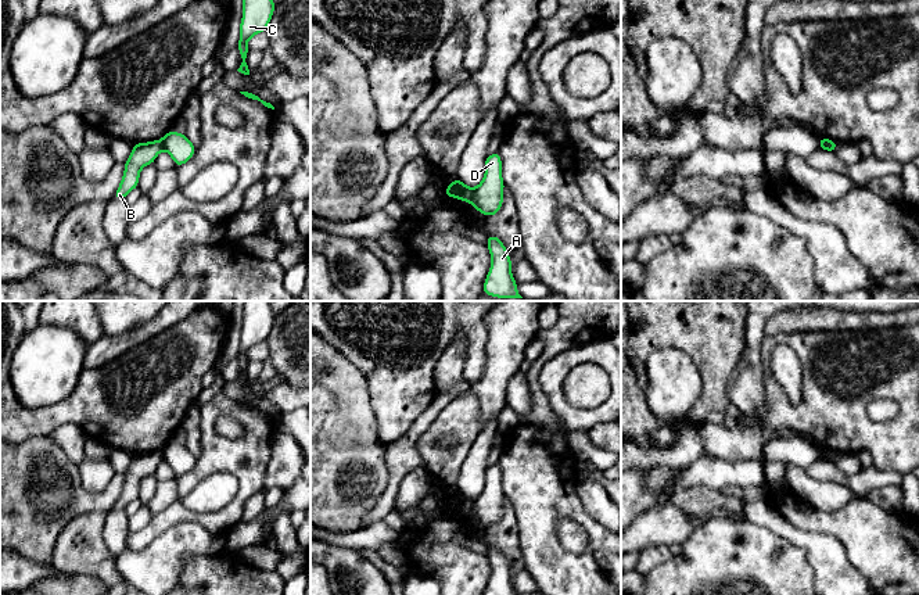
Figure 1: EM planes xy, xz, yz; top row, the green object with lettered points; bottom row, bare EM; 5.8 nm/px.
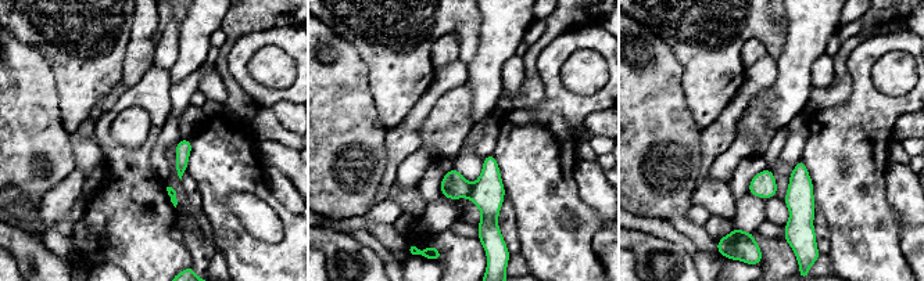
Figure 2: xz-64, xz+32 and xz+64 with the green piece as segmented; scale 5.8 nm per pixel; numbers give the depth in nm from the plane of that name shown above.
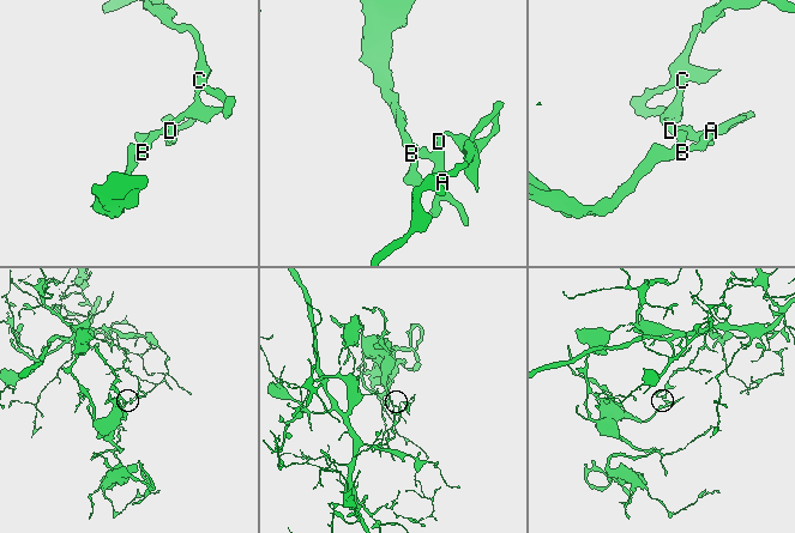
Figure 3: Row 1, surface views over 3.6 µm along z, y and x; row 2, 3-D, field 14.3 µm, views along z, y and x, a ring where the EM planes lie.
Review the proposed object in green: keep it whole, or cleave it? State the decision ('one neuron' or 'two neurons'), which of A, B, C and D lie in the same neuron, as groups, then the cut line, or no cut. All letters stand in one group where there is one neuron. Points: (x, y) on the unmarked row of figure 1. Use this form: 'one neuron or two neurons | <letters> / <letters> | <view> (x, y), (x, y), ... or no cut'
two neurons | A C D / B | xz (473, 499), (469, 511)

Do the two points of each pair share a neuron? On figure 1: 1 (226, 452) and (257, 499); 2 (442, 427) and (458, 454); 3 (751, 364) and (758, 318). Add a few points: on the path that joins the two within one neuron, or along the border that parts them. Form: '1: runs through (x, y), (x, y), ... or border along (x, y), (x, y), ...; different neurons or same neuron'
1: border along (264, 488), (247, 501), (241, 519); different neurons
2: runs through (451, 427), (462, 437), (462, 445); same neuron
3: runs through (751, 352), (754, 329); same neuron

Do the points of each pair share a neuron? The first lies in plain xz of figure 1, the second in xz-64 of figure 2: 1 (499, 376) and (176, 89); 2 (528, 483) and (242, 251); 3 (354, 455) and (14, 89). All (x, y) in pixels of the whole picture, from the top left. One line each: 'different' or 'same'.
1: different
2: same
3: same

